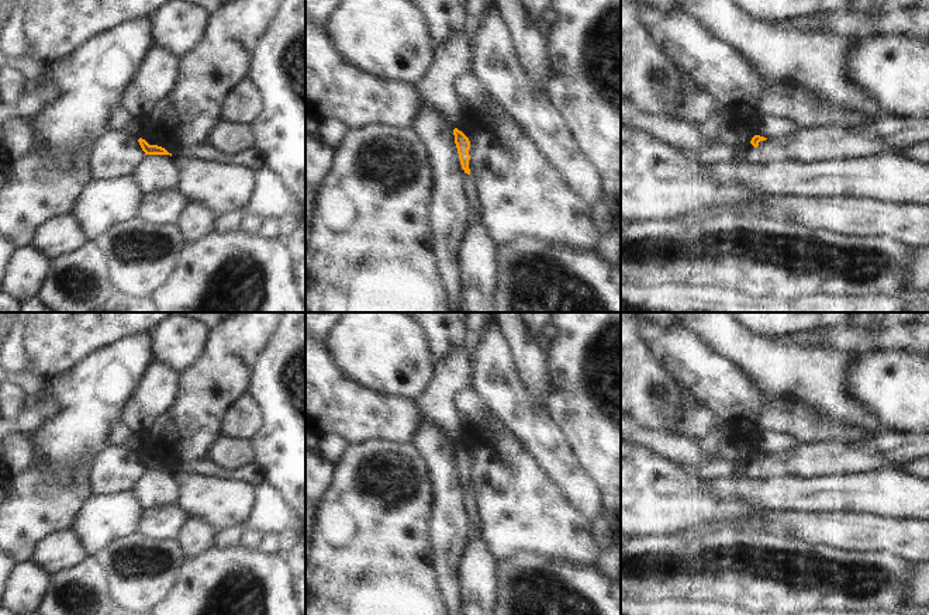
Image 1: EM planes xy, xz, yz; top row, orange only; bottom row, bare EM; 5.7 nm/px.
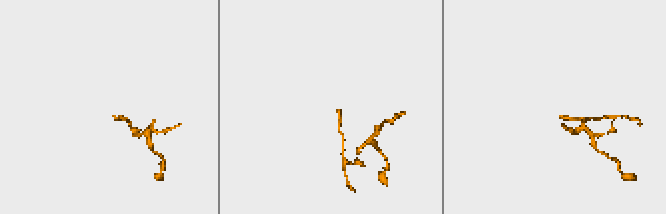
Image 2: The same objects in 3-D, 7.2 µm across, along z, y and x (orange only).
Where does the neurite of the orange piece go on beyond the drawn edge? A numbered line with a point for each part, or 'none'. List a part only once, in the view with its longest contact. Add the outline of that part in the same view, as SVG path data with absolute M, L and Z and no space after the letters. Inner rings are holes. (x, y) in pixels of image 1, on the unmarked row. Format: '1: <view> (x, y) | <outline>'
none

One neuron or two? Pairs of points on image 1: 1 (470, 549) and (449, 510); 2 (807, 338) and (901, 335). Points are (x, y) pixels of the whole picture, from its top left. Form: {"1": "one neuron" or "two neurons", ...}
{"1": "two neurons", "2": "one neuron"}

